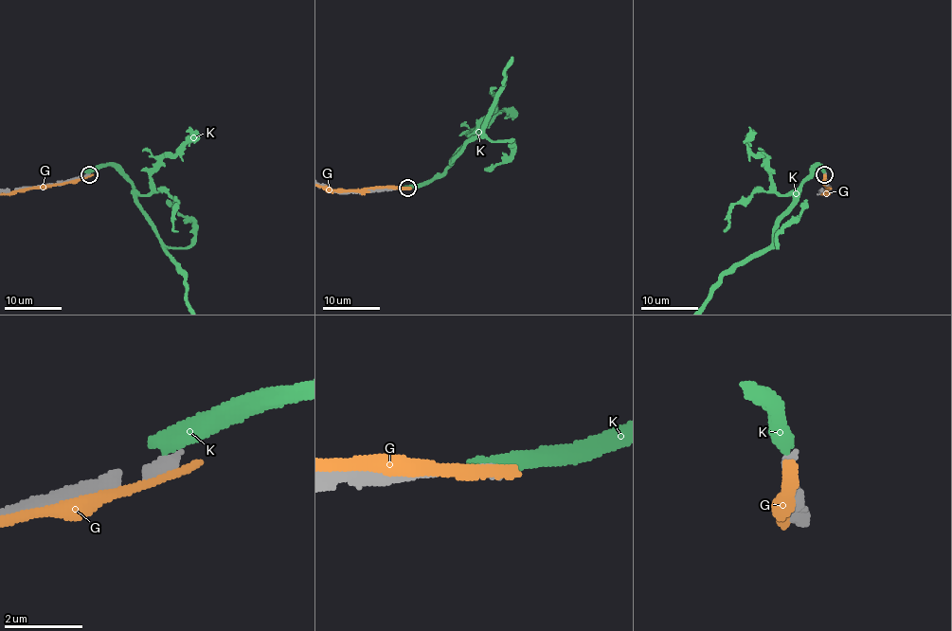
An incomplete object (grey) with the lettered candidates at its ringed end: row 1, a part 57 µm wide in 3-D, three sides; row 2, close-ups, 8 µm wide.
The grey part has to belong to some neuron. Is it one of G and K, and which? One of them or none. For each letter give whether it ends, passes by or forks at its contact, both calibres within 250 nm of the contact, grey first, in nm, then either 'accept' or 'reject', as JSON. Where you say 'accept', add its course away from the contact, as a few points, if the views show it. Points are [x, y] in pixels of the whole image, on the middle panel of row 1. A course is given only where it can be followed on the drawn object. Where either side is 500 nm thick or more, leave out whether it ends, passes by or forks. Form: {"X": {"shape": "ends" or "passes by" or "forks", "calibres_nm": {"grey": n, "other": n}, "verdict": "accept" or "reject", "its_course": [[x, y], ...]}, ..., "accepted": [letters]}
{"G": {"shape": "ends", "calibres_nm": {"grey": 320, "other": 340}, "verdict": "reject"}, "K": {"calibres_nm": {"grey": 320, "other": 500}, "verdict": "reject"}, "accepted": []}

